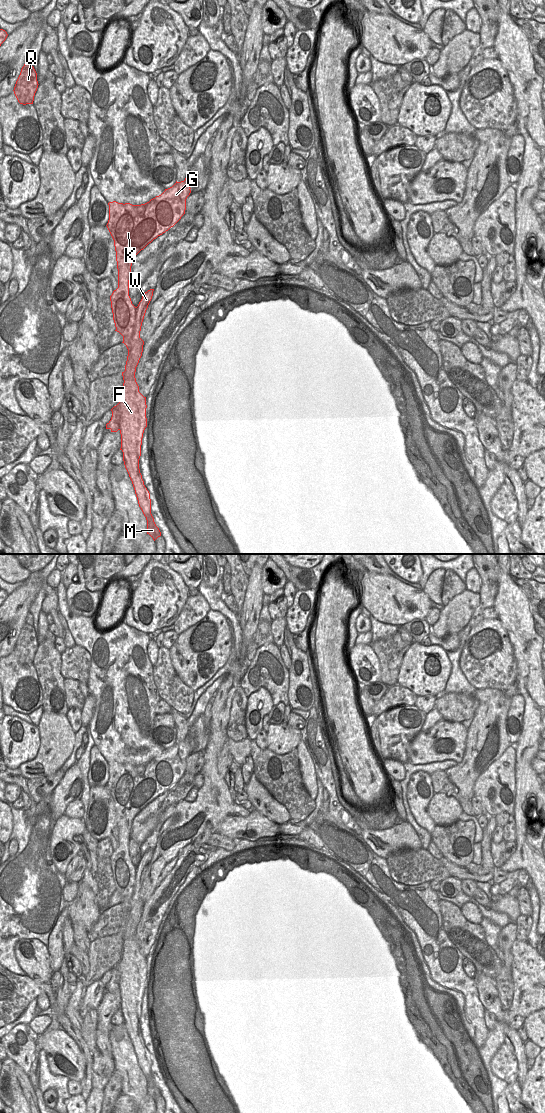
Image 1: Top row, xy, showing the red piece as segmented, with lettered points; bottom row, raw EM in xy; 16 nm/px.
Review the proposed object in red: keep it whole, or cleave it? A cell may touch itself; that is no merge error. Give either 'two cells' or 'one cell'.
two cells

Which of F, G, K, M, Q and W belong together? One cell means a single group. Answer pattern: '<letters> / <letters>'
F M W / G K Q

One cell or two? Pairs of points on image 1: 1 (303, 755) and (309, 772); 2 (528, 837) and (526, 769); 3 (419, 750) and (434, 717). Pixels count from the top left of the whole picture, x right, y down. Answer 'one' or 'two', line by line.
1: one
2: one
3: two

